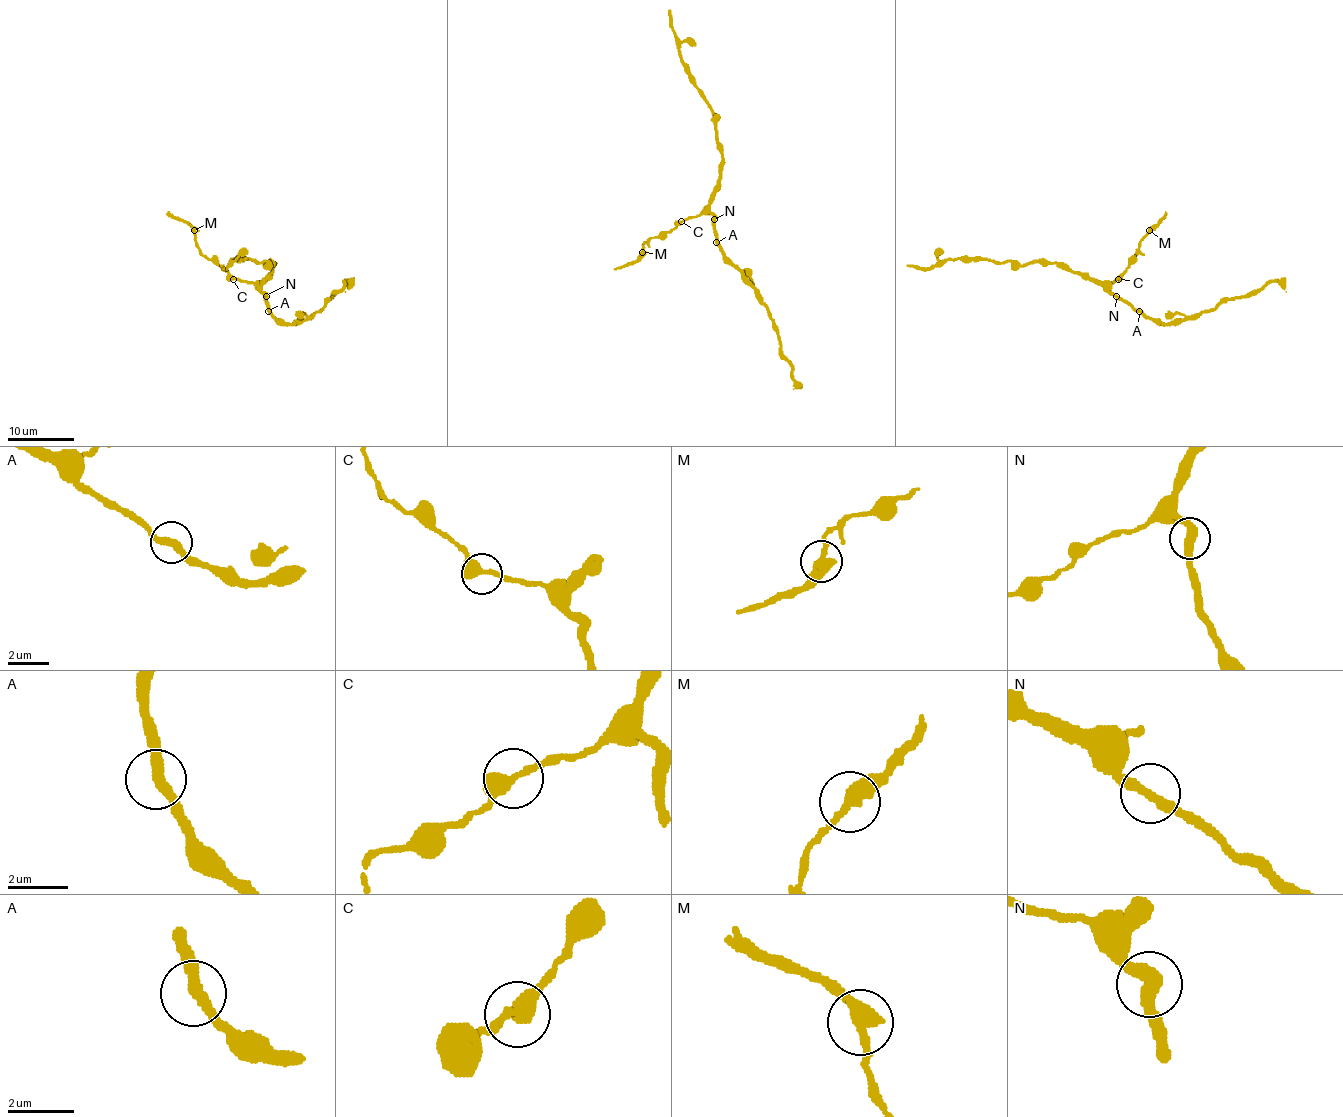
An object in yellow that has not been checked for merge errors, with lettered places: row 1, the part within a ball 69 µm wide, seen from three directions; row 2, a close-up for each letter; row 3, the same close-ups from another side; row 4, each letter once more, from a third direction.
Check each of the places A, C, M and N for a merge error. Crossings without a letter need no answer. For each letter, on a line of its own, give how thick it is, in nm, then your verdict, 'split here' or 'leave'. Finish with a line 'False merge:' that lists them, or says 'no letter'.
A: 340 nm thick; leave
C: 420 nm thick; leave
M: 400 nm thick; split here
N: 360 nm thick; leave
False merge: M

